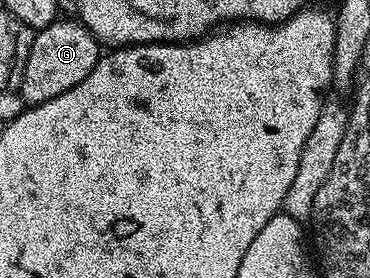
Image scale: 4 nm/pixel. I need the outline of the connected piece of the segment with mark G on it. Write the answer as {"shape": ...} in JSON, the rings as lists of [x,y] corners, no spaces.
{"shape":[[[58,17],[50,25],[35,32],[30,45],[30,57],[26,57],[26,73],[22,73],[22,85],[19,96],[25,104],[35,105],[45,103],[62,93],[66,89],[74,89],[94,69],[102,54],[102,45],[80,24],[75,17]]]}

